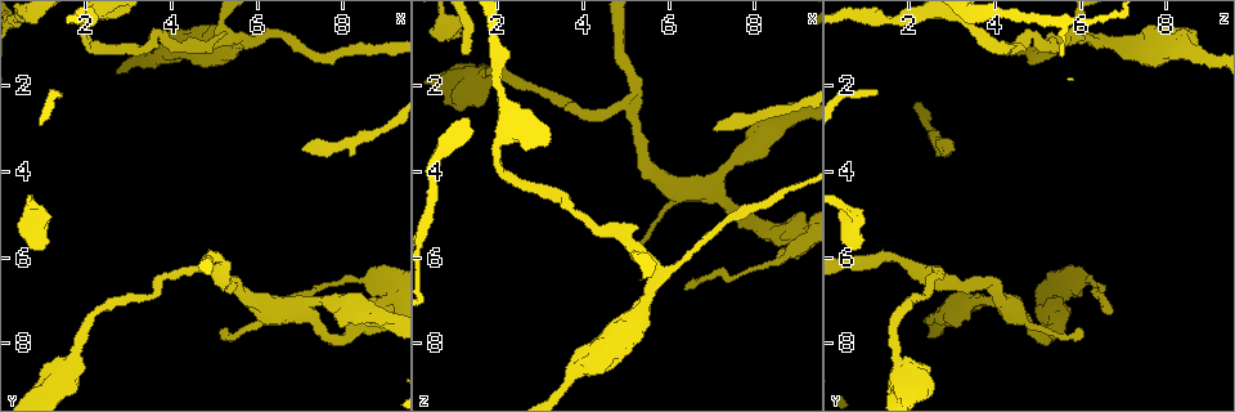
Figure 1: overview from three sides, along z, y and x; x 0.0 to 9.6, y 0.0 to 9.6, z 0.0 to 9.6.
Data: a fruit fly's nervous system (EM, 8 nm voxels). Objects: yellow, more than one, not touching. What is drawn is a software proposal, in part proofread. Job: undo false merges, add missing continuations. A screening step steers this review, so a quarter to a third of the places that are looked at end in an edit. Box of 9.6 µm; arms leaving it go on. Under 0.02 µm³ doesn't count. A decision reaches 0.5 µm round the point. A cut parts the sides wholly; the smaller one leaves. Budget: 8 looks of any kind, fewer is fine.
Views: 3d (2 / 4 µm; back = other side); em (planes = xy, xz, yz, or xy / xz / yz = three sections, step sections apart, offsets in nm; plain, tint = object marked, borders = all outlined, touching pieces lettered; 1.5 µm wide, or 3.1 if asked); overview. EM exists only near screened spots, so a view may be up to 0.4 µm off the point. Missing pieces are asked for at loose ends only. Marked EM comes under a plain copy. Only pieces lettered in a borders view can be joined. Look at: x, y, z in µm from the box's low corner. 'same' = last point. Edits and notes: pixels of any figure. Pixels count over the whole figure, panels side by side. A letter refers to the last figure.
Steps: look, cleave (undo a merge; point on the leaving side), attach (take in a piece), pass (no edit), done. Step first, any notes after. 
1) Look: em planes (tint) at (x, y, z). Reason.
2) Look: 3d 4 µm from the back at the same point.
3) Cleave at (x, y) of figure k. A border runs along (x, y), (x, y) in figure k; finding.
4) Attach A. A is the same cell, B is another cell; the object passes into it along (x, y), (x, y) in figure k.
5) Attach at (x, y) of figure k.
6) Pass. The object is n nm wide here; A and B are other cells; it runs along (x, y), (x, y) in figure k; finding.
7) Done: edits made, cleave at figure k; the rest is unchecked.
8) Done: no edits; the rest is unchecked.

Look: em planes (borders) at (6.30, 7.30, 6.75). An open end.

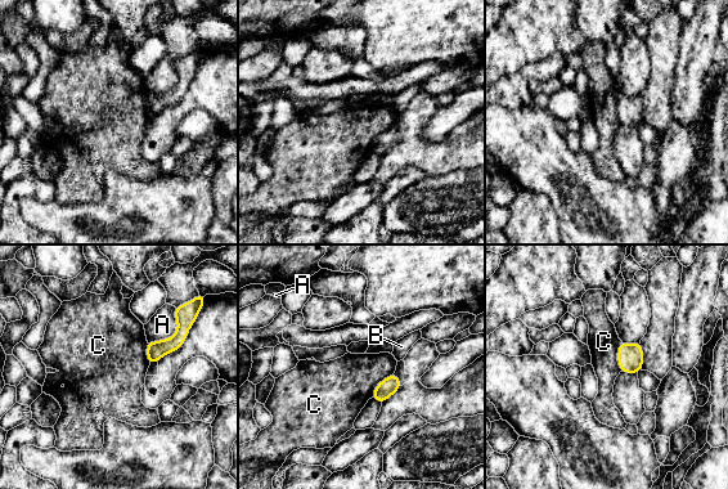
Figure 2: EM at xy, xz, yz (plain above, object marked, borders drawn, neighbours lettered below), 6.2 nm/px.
Pass. The object is 110 nm wide here; A, B and C are other cells; a border runs along (621, 341), (618, 349), (620, 371) in figure 2; no lettered piece goes on from it.

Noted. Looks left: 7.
Look: em planes (borders) at (8.70, 6.50, 6.10). Sudden change in width.

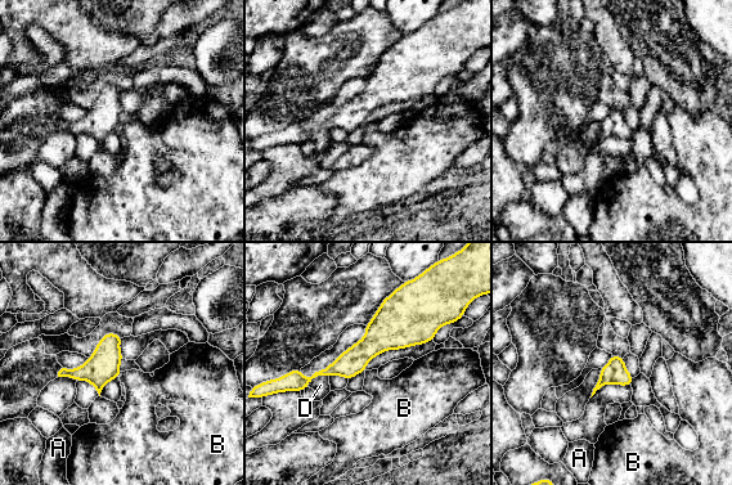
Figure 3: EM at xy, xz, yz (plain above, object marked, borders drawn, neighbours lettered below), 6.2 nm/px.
Pass. The object is 170 nm wide here; A, B and D are other cells; a border runs along (121, 372), (118, 377) in figure 3; continuous, no second neuron.

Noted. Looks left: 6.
Look: em planes (tint) at (7.05, 3.50, 3.00). Branch stops here.

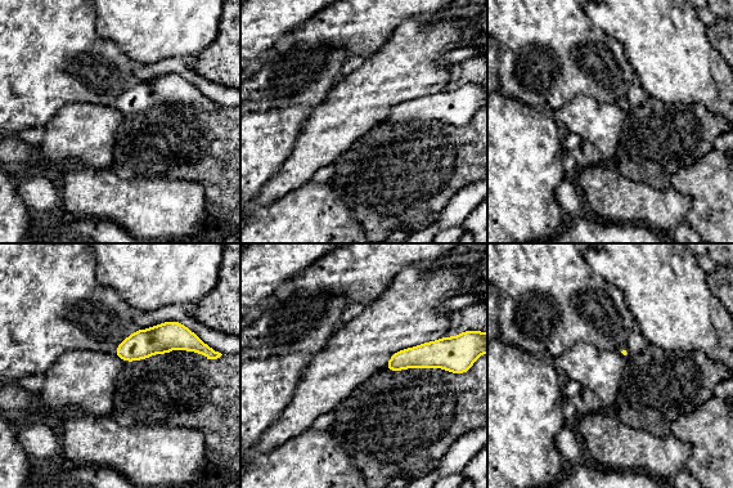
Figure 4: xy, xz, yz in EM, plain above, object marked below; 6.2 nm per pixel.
Look: em planes (borders) at the same point. What lies round it.

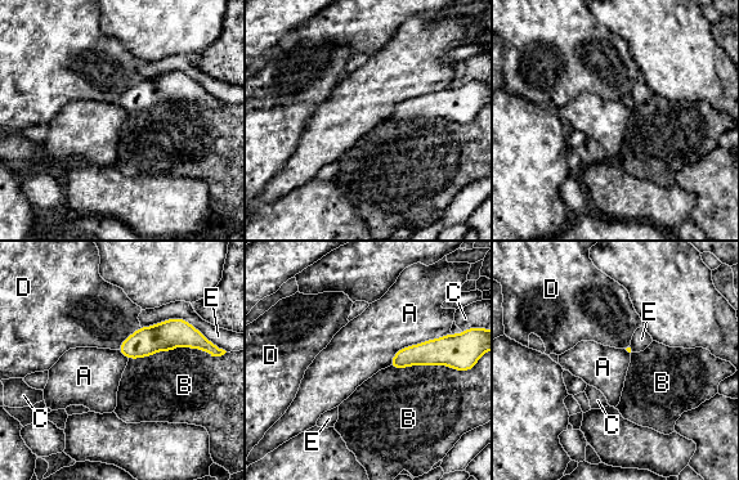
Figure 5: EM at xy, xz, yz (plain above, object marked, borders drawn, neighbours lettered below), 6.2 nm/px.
Pass. The longest contact is with B, 500 nm; A, B, C, D and E are other cells; a border runs along (448, 333), (401, 348), (388, 366) in figure 5; no lettered piece goes on from it.

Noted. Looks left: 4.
Done: no edits; the rest is unchecked.

